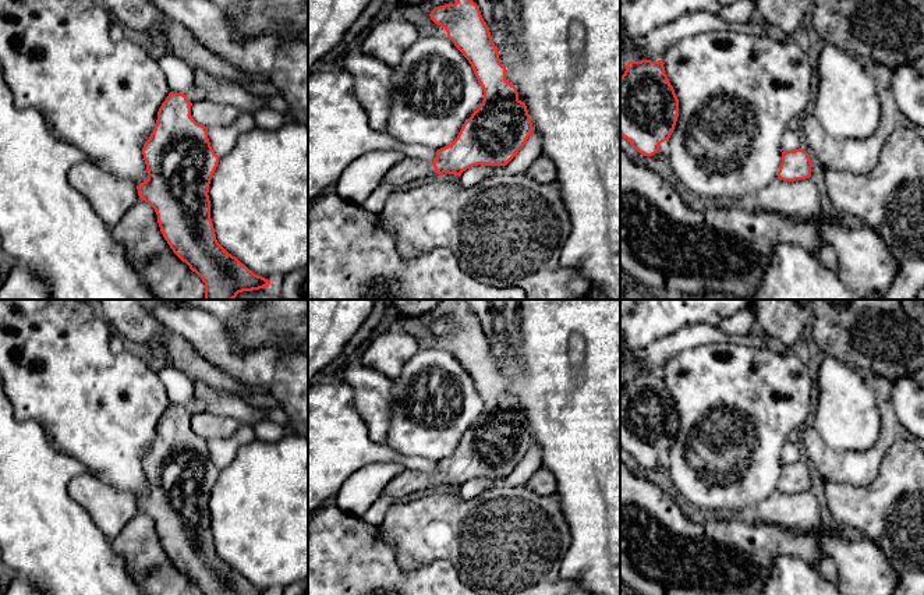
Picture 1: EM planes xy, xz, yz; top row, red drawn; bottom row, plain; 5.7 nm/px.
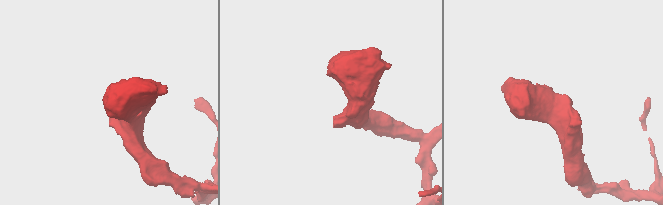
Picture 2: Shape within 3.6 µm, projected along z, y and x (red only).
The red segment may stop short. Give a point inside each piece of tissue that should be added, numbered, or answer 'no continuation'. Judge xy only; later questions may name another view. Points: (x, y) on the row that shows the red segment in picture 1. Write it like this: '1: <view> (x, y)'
no continuation

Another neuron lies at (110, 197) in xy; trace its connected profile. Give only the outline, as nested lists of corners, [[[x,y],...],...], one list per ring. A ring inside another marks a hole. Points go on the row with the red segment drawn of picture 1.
[[[93,162],[74,164],[68,170],[68,181],[88,199],[110,230],[139,201],[134,183],[107,173]]]

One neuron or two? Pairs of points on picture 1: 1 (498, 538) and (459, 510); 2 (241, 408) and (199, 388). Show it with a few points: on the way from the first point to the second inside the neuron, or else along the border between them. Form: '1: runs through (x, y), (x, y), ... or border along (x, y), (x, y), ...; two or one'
1: runs through (488, 538), (468, 520); one
2: runs through (232, 406), (209, 397); one

